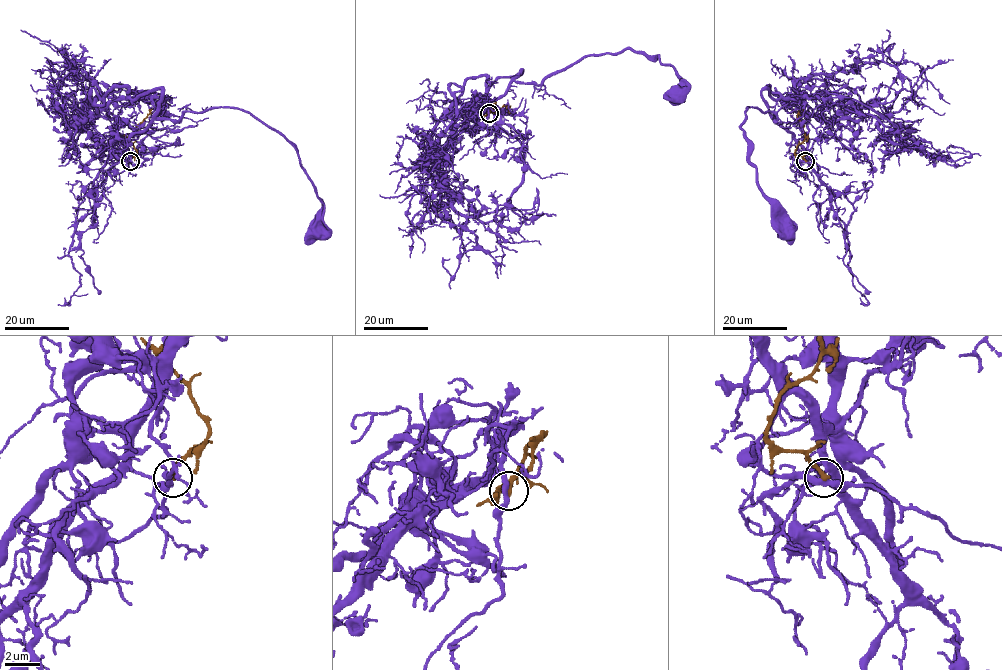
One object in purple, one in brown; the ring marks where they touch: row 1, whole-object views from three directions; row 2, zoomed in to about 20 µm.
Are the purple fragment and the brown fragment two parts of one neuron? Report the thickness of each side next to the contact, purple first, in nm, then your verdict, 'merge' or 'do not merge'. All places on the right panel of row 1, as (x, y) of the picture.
320 nm thick on the purple side, 280 nm on the other; do not merge

